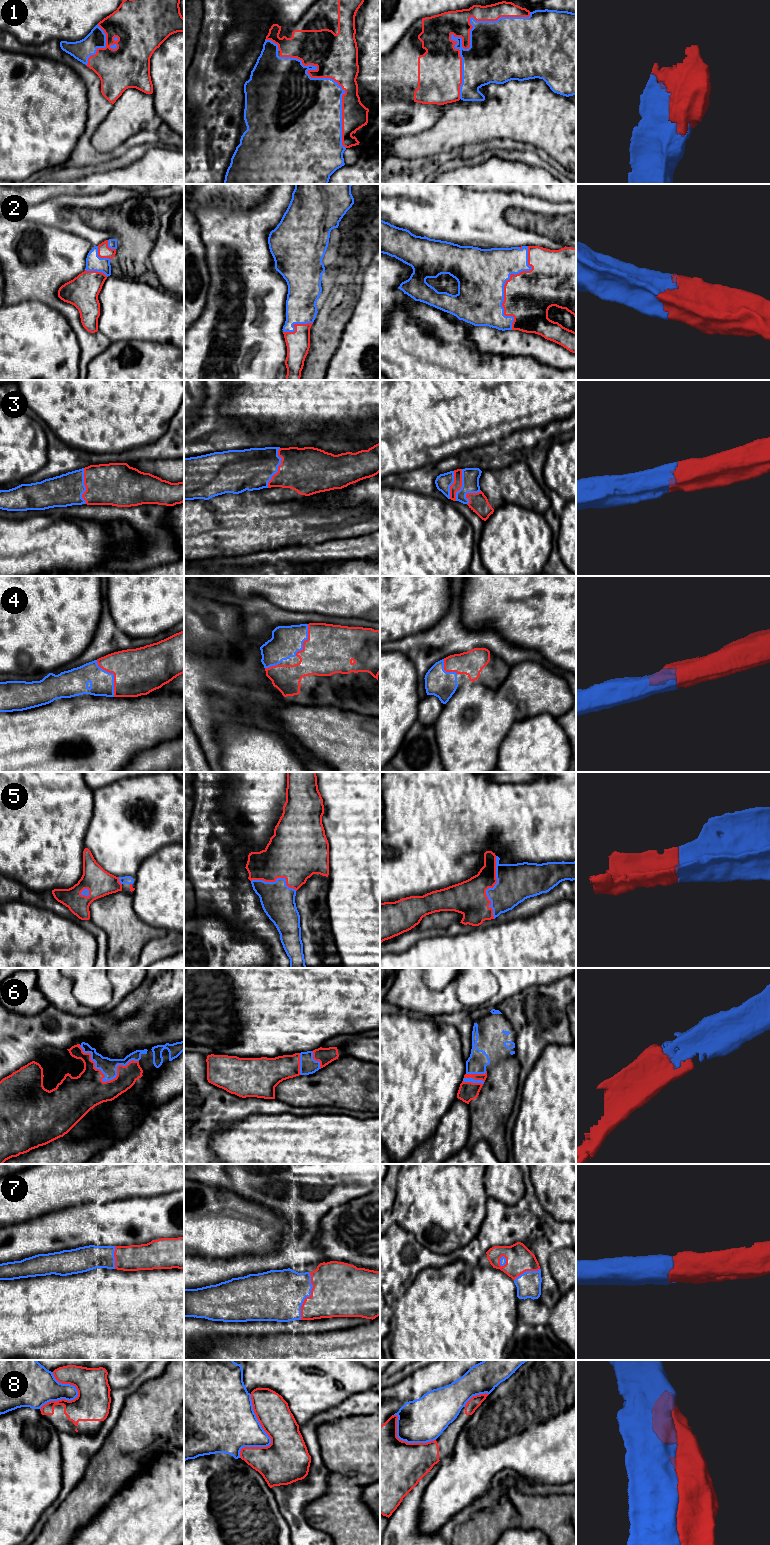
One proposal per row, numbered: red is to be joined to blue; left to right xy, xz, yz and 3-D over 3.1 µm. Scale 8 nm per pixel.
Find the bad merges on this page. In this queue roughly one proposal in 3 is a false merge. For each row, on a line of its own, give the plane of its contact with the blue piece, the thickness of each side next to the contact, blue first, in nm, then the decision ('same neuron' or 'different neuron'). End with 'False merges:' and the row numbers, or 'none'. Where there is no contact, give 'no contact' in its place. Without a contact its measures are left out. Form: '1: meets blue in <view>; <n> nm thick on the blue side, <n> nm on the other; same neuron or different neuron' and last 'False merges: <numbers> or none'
1: meets blue in yz; 500 nm thick on the blue side, 280 nm on the other; same neuron
2: meets blue in yz; 400 nm thick on the blue side, 380 nm on the other; same neuron
3: meets blue in xz; 340 nm thick on the blue side, 380 nm on the other; same neuron
4: meets blue in xy; 190 nm thick on the blue side, 380 nm on the other; same neuron
5: meets blue in yz; 300 nm thick on the blue side, 280 nm on the other; same neuron
6: meets blue in xy; 140 nm thick on the blue side, 300 nm on the other; same neuron
7: meets blue in xz; 420 nm thick on the blue side, 420 nm on the other; same neuron
8: meets blue in xz; 320 nm thick on the blue side, 360 nm on the other; different neuron
False merges: 8

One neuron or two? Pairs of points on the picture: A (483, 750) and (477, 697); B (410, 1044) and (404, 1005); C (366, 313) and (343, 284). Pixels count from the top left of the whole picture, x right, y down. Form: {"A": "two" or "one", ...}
{"A": "one", "B": "two", "C": "two"}

